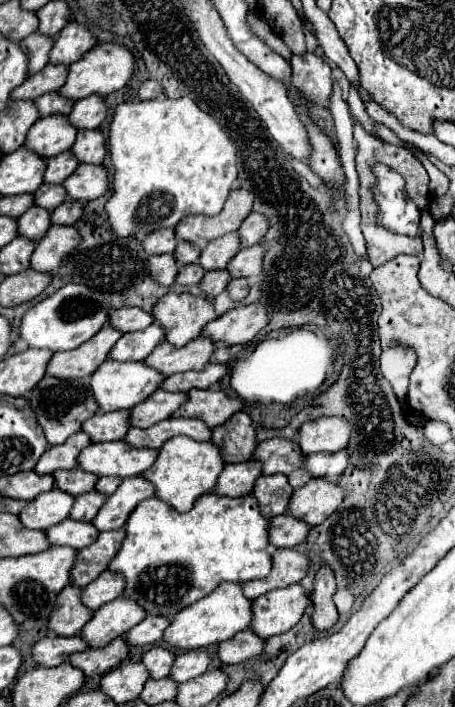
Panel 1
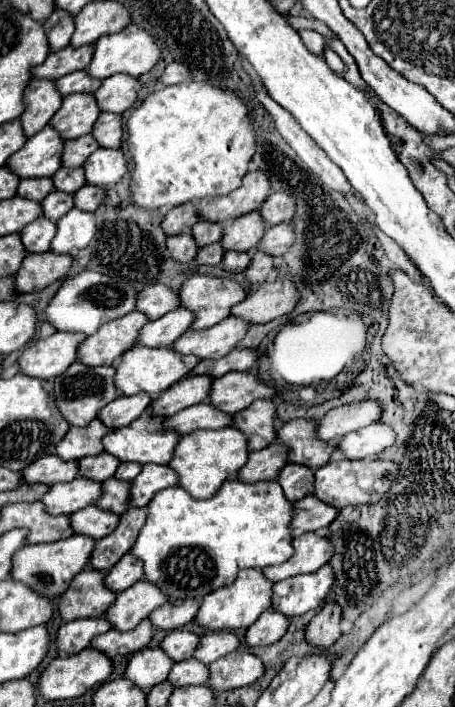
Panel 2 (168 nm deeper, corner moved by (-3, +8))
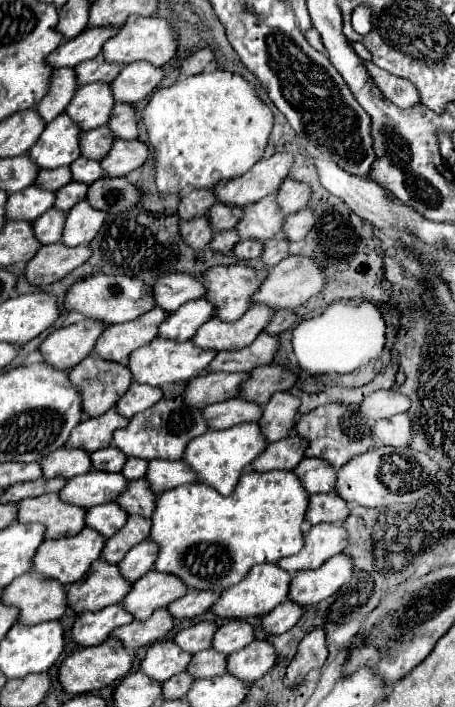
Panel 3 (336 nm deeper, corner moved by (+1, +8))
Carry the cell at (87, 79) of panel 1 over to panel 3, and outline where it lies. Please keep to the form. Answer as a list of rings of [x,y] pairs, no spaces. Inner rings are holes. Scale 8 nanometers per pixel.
[[[130,16],[126,24],[118,30],[116,36],[108,38],[102,56],[106,62],[114,64],[132,64],[132,62],[150,62],[154,66],[164,66],[176,52],[176,40],[166,20],[162,18],[142,18],[142,16]]]

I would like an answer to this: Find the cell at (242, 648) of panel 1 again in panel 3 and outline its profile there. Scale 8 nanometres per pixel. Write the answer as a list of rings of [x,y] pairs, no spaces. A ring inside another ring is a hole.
[[[290,600],[282,602],[280,606],[276,606],[270,614],[266,614],[262,618],[262,632],[268,636],[288,632],[300,620],[300,612],[302,612],[302,606],[298,606]]]

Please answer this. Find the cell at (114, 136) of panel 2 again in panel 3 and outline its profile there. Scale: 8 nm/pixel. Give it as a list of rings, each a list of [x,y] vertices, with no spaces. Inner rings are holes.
[[[116,102],[114,110],[110,114],[110,122],[106,126],[110,126],[110,130],[114,130],[114,138],[118,138],[118,140],[136,140],[138,124],[134,118],[134,106]]]

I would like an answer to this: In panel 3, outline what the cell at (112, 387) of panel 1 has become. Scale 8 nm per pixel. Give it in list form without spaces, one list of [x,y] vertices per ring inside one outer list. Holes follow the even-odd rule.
[[[154,338],[150,344],[134,350],[134,354],[130,354],[128,368],[132,372],[134,382],[142,382],[142,384],[160,388],[170,382],[188,382],[190,378],[198,376],[198,372],[202,372],[212,362],[214,356],[216,356],[214,350],[202,350],[202,348],[194,346],[192,342],[174,342],[174,340],[166,340],[166,338]]]

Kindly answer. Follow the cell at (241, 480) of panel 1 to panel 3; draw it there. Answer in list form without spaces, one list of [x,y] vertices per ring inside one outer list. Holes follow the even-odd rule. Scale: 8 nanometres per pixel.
[[[290,434],[274,444],[268,444],[266,450],[252,462],[254,472],[270,472],[270,470],[294,470],[296,464],[304,458],[306,440],[298,434]],[[290,466],[290,468],[278,468]]]

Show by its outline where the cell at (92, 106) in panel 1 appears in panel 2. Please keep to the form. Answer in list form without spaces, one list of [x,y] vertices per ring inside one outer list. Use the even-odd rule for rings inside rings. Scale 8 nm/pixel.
[[[114,74],[102,82],[100,90],[96,90],[94,96],[104,112],[122,114],[136,102],[140,90],[142,90],[140,78],[130,74]]]

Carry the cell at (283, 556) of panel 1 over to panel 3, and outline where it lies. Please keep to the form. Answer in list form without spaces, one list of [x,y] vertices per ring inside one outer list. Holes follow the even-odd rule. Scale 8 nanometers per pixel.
[[[316,524],[304,532],[304,546],[296,556],[282,558],[278,566],[290,574],[298,570],[314,570],[328,558],[340,554],[346,546],[346,530],[338,524]]]

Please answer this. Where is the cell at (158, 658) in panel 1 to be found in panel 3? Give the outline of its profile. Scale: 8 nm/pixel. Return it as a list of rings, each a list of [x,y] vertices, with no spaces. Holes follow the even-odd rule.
[[[200,622],[200,624],[194,624],[190,628],[184,628],[180,630],[172,642],[176,646],[180,646],[182,650],[186,650],[188,654],[196,654],[200,650],[208,650],[210,648],[210,640],[216,632],[216,626],[210,624],[210,622]]]

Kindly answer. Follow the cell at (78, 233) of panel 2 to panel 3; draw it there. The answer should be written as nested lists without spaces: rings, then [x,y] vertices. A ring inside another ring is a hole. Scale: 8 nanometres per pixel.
[[[78,202],[66,218],[66,226],[62,232],[62,244],[64,246],[80,246],[90,244],[94,236],[98,234],[106,212],[94,210],[88,202]]]

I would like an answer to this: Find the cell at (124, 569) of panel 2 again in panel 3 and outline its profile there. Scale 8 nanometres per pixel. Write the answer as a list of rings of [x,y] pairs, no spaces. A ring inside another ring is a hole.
[[[144,540],[142,544],[134,546],[124,560],[118,564],[120,574],[128,580],[128,582],[136,582],[140,576],[144,576],[146,572],[152,570],[154,558],[158,554],[158,546],[152,540]]]

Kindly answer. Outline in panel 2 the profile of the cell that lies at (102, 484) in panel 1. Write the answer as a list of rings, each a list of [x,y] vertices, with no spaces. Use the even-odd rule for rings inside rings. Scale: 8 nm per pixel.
[[[122,462],[120,466],[118,466],[118,470],[116,470],[116,474],[114,474],[114,478],[118,478],[118,480],[134,480],[138,474],[140,474],[140,470],[142,470],[142,464],[138,464],[138,462]]]

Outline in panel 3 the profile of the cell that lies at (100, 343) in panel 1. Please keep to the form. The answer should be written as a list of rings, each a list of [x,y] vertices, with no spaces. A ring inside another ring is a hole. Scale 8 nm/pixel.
[[[154,308],[142,318],[122,322],[122,326],[106,326],[100,338],[94,344],[92,354],[114,360],[118,364],[126,364],[132,350],[148,344],[158,334],[158,324],[166,318],[166,312]]]

